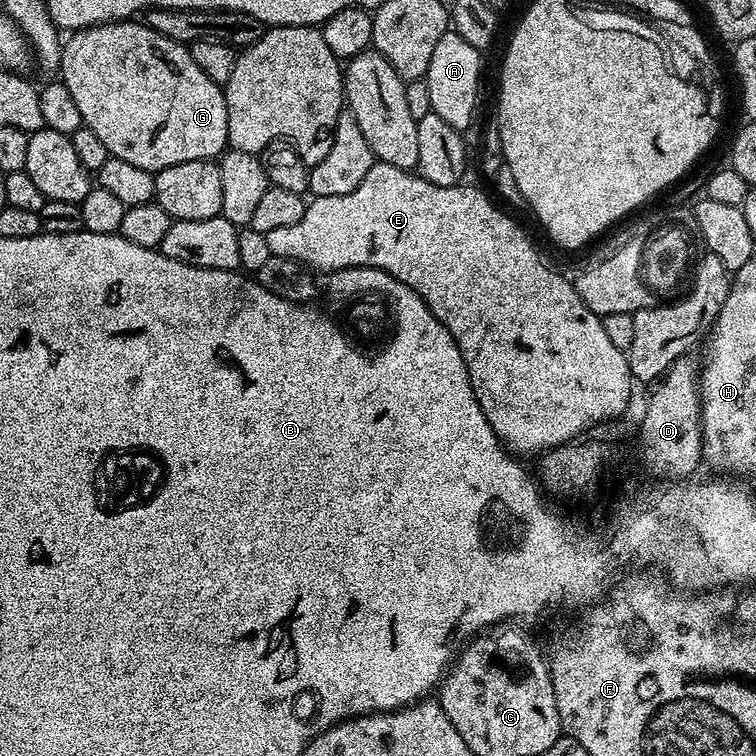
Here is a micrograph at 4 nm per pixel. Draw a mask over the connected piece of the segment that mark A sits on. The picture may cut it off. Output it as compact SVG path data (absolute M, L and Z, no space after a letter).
M455 30L442 34L442 38L438 38L438 43L434 46L434 54L430 54L426 79L432 112L438 114L438 118L450 122L450 126L461 130L467 130L476 116L476 99L480 96L480 56L482 56L481 49L470 46L470 42L466 42L466 38L462 38Z

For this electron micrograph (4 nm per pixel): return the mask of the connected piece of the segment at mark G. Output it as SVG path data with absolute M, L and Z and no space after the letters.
M130 19L96 24L93 28L73 31L69 35L72 37L63 41L58 76L78 106L81 125L98 134L109 156L142 166L142 170L153 174L166 170L166 166L178 166L178 162L216 160L228 148L223 87L202 74L185 45L158 34L147 23L136 23Z

